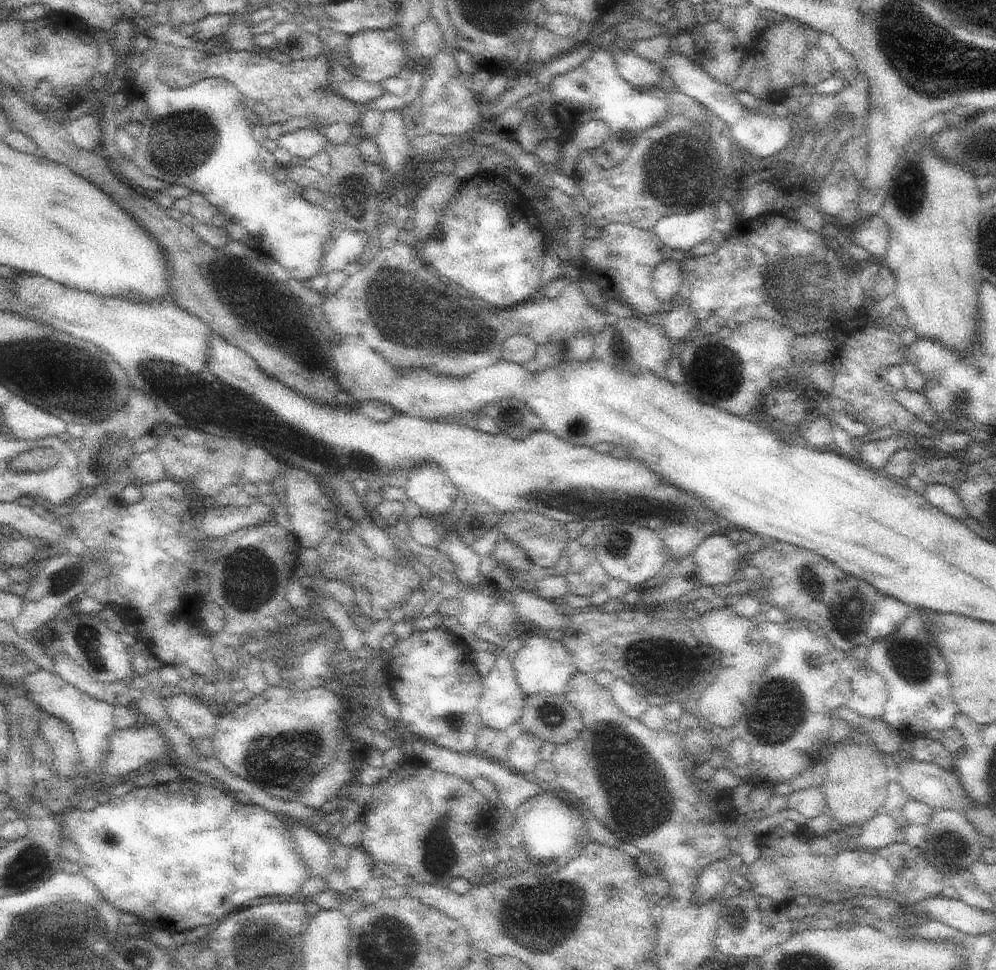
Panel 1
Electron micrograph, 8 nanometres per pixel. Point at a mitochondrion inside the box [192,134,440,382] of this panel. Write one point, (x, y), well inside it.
(351, 203)

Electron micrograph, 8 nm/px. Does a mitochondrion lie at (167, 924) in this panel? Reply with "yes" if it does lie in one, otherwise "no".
no

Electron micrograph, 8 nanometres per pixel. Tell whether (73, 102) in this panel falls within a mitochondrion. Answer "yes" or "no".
no

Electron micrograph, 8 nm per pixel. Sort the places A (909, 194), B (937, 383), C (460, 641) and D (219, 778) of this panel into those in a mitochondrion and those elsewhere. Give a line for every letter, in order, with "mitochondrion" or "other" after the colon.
A: mitochondrion
B: other
C: other
D: other

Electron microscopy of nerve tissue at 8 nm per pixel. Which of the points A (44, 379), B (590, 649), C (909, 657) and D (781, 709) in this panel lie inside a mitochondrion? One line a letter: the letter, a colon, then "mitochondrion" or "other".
A: mitochondrion
B: other
C: mitochondrion
D: mitochondrion

